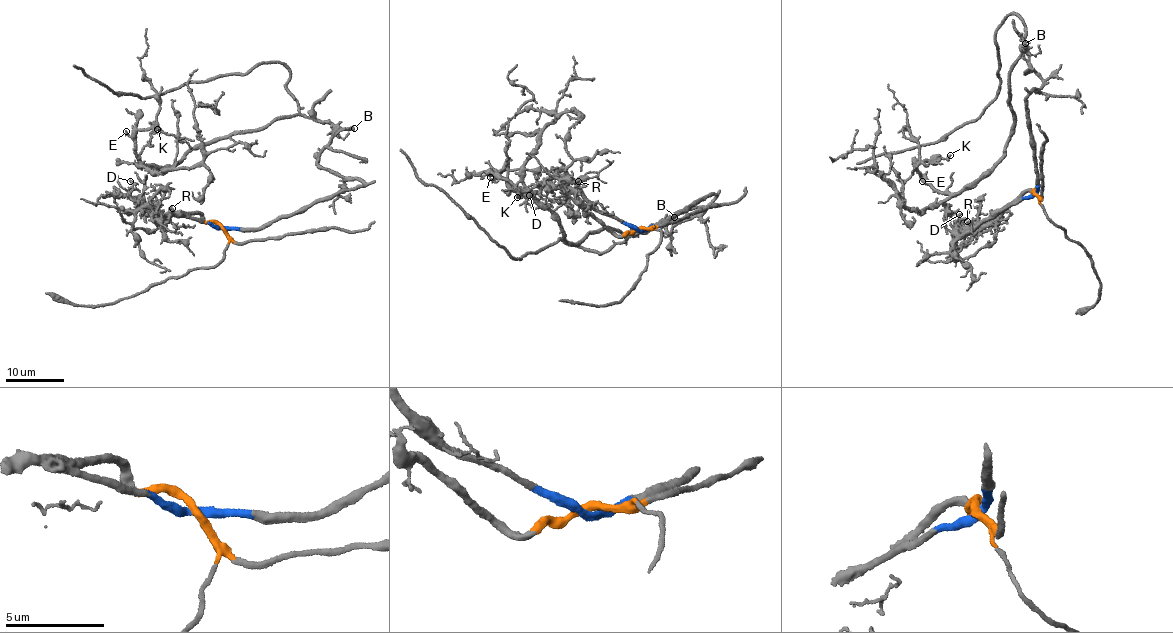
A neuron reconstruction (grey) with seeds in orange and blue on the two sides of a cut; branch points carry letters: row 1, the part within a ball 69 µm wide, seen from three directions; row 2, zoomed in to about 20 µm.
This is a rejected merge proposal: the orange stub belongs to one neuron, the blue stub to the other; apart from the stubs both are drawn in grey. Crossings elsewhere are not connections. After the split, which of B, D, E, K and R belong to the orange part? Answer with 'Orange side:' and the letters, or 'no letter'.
Orange side: D, R

